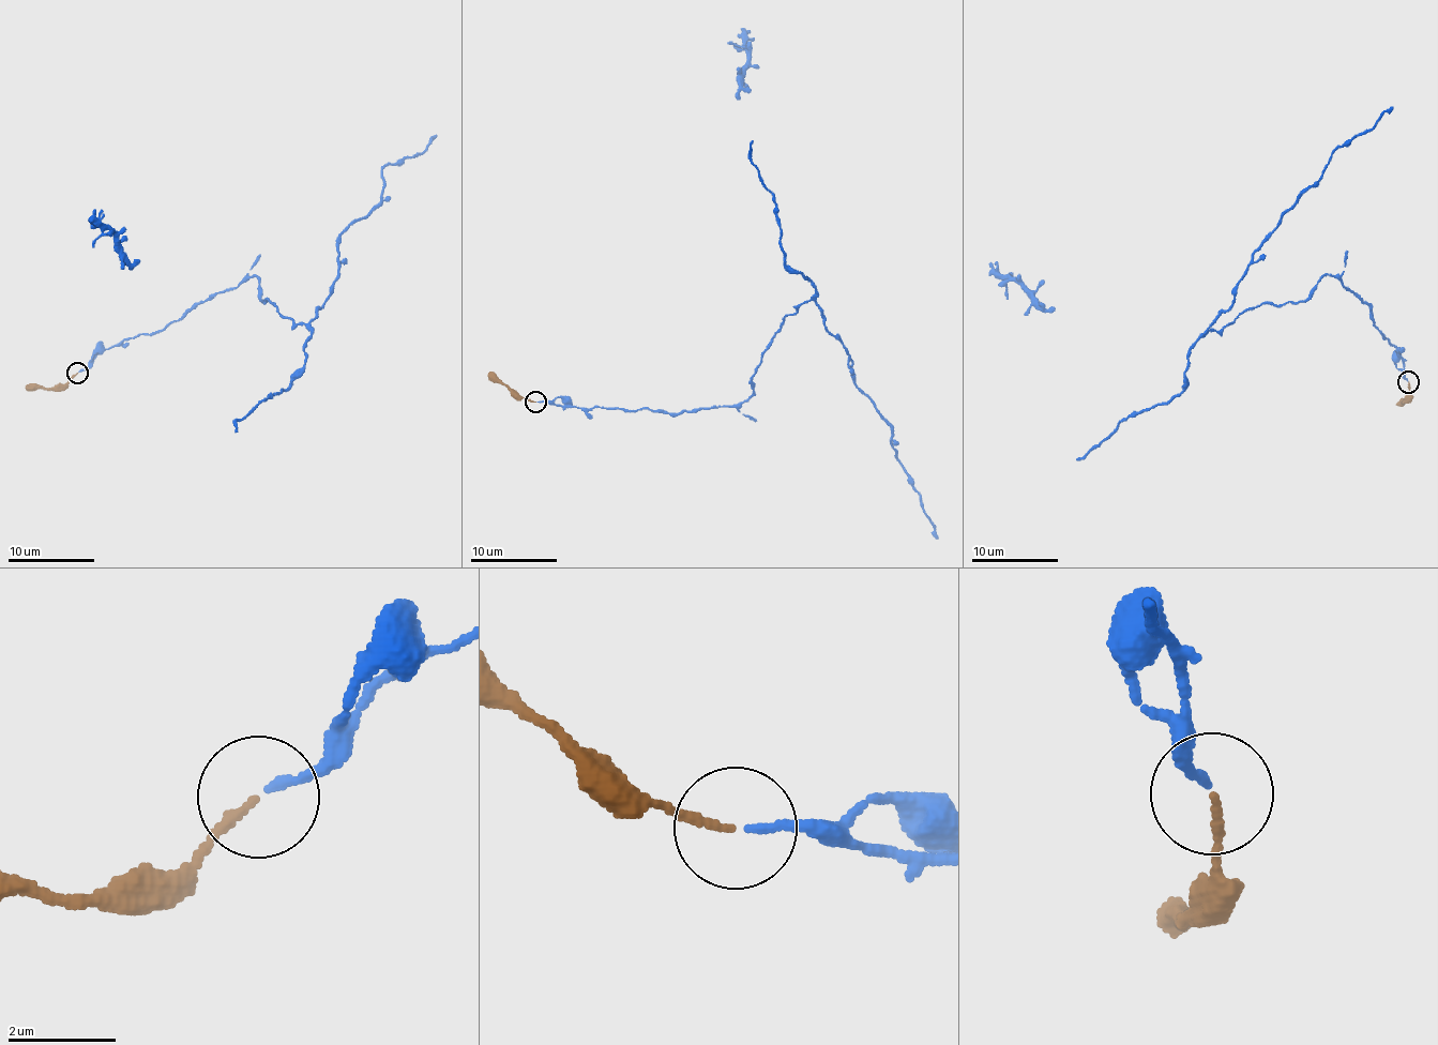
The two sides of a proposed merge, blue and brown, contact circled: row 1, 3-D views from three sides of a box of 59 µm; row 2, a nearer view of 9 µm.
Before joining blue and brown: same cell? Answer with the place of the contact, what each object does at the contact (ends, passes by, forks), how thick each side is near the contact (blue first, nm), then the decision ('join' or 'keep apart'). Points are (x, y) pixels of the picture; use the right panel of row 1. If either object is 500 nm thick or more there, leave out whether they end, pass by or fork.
at (1408, 381); blue ends there; brown ends there; 140 nm thick on the blue side, 140 nm on the other; join

